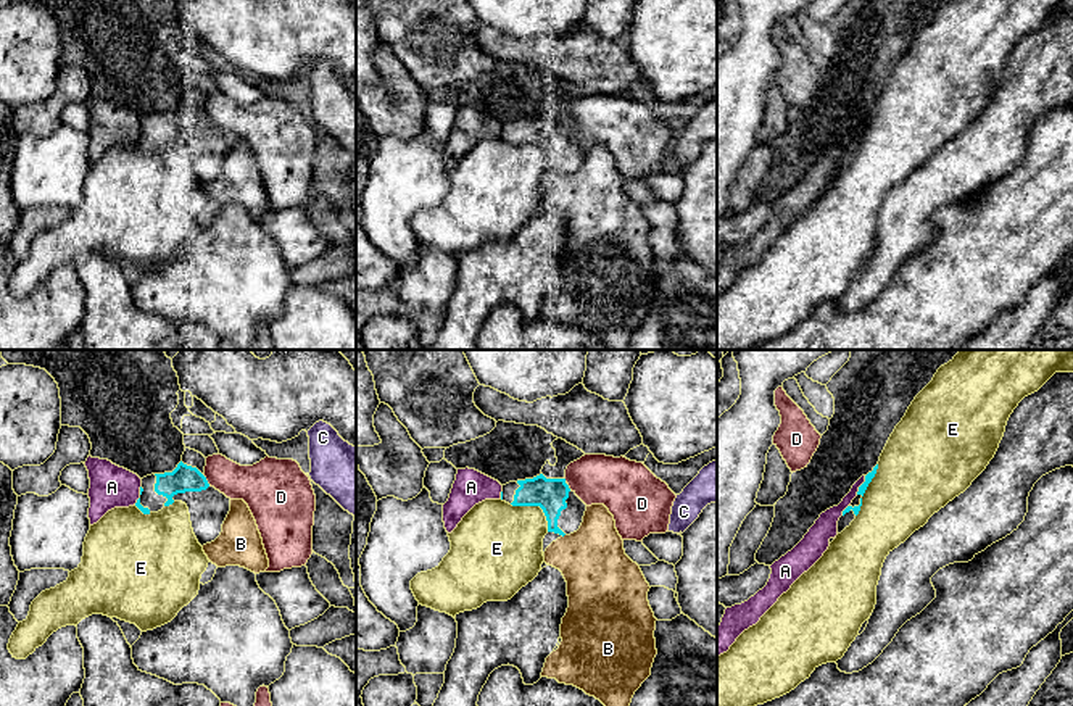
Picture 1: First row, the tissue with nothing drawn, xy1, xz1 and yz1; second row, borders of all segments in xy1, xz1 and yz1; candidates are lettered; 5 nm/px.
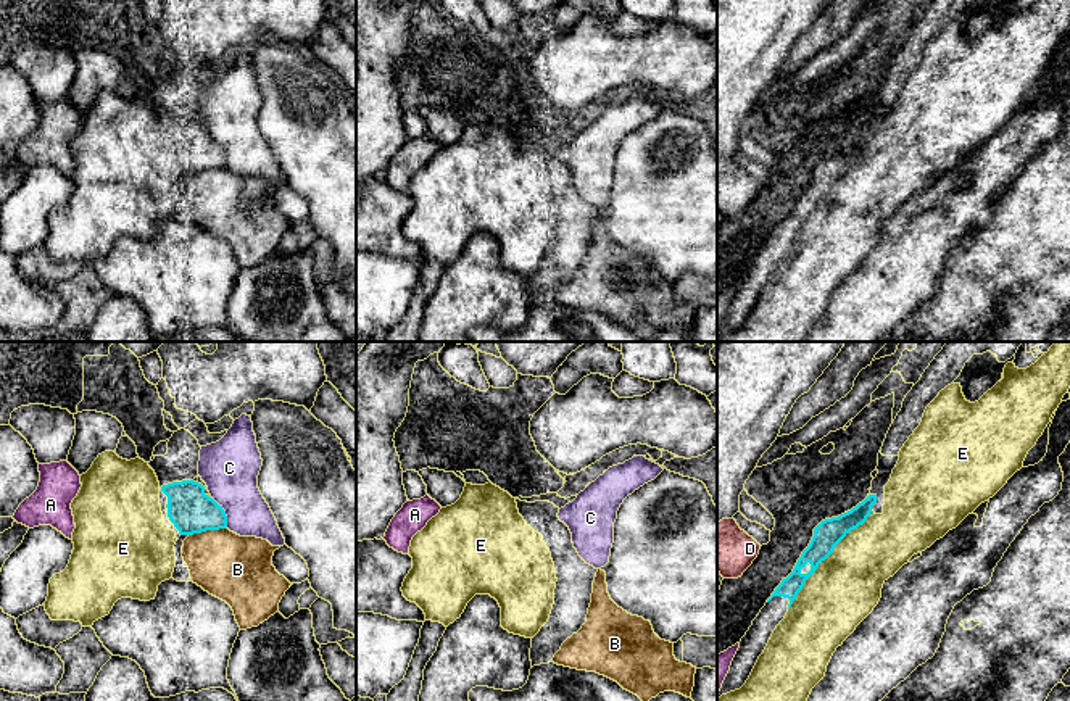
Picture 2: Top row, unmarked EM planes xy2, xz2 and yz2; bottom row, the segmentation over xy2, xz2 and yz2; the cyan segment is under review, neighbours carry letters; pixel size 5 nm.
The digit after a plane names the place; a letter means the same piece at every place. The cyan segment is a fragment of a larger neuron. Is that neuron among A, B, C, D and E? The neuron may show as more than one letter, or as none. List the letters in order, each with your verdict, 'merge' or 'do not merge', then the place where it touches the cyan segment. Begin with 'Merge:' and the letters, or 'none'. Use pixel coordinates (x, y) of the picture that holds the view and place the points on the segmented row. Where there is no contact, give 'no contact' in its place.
Merge: none
A: do not merge | yz1 (861, 485)
B: do not merge | xy2 (207, 529)
C: do not merge | xy2 (224, 511)
D: do not merge | xy1 (205, 479)
E: do not merge | yz2 (824, 559)

